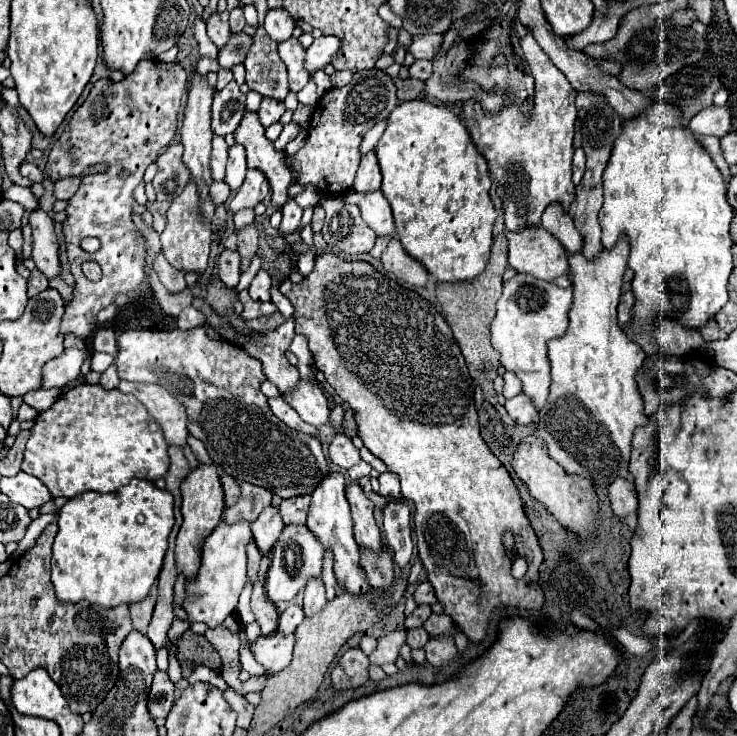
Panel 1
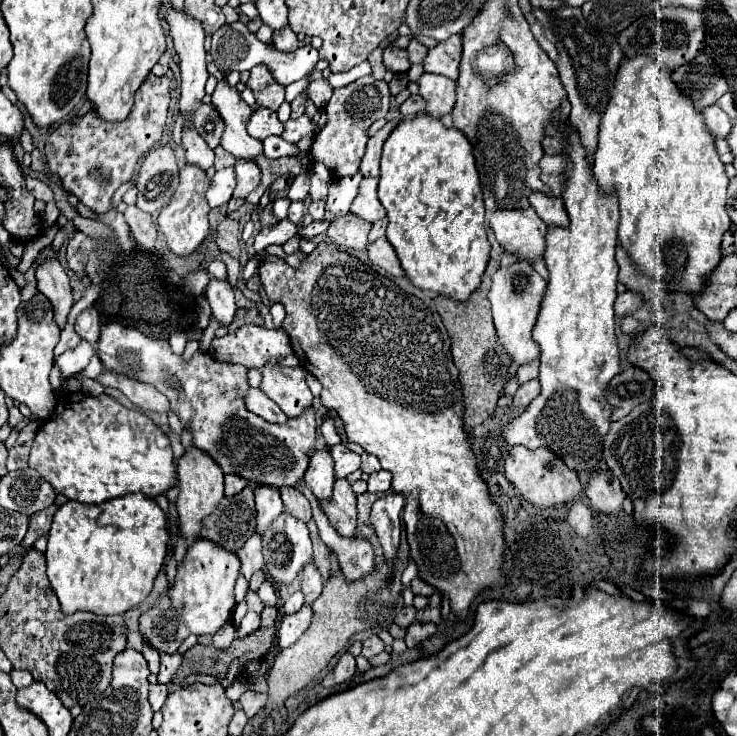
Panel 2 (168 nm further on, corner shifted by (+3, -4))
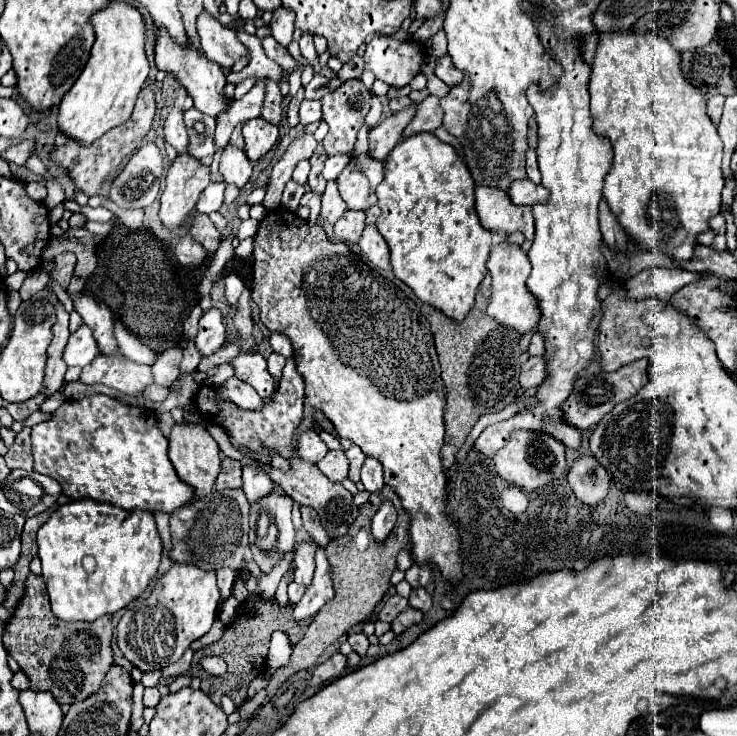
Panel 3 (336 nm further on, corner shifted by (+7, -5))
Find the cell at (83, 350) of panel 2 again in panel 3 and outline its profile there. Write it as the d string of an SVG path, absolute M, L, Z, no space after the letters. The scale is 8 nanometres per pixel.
M85 325L69 335L67 345L65 345L65 353L63 353L63 359L67 365L85 367L99 355L99 347L97 347L91 333L93 331Z

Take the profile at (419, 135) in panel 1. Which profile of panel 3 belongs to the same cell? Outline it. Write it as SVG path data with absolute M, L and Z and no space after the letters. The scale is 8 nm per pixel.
M417 133L397 143L385 159L385 179L377 187L377 197L381 215L375 225L391 249L395 277L409 285L419 301L439 309L457 323L463 321L487 275L485 263L491 247L491 233L479 223L475 211L475 183L465 163L451 145L439 141L433 133Z

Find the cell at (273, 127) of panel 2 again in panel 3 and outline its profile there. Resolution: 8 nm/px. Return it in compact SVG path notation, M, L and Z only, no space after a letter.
M257 117L257 119L249 119L243 125L243 139L245 139L245 153L249 157L249 161L259 161L263 159L271 147L275 145L279 137L279 129L271 123L267 123L265 119Z

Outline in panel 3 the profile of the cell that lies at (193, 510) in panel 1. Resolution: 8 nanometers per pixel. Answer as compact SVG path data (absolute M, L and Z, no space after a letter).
M175 423L169 435L169 459L177 471L177 475L195 487L195 497L201 499L211 493L213 483L219 475L221 467L221 453L215 439L207 433L207 429L199 423Z

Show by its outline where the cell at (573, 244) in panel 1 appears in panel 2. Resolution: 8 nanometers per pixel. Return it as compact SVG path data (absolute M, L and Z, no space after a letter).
M533 192L529 196L529 202L535 208L537 216L547 226L559 226L559 228L567 228L569 226L567 210L565 210L561 198L551 198L551 196L545 196L543 192Z

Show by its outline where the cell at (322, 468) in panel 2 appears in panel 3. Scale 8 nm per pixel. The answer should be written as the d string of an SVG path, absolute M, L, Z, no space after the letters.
M315 429L301 433L297 439L297 455L309 463L317 463L319 459L325 457L327 451L329 451L327 445L321 441L321 437Z

